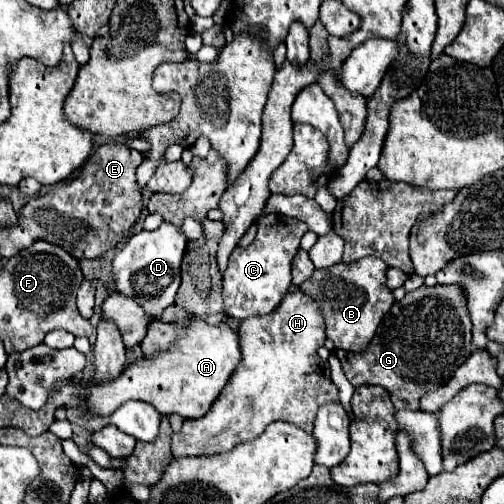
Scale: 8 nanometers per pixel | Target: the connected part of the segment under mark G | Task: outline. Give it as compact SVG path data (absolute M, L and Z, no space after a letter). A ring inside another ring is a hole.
M420 286L390 308L366 352L352 354L336 350L334 354L342 362L342 370L352 386L378 384L390 392L396 410L420 410L420 398L444 386L454 370L468 358L472 342L470 330L472 322L466 310L466 298L462 298L458 286Z

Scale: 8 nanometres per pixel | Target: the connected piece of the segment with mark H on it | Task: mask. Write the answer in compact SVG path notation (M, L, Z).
M302 290L288 292L286 298L282 298L282 302L276 306L276 310L266 316L254 316L254 318L240 320L236 332L240 338L242 360L238 362L234 374L230 376L226 388L222 390L222 394L218 396L218 402L214 402L210 412L198 420L184 420L182 430L172 436L174 458L228 452L236 444L256 438L258 434L264 432L264 428L270 422L276 422L276 420L290 422L298 428L302 428L304 432L312 434L312 426L314 426L318 408L326 402L340 402L338 388L330 380L330 366L326 360L318 358L318 354L316 354L316 348L320 348L326 340L324 328L326 328L326 324L324 324L322 312L318 310L318 304L314 300L310 300L310 296L304 294Z

